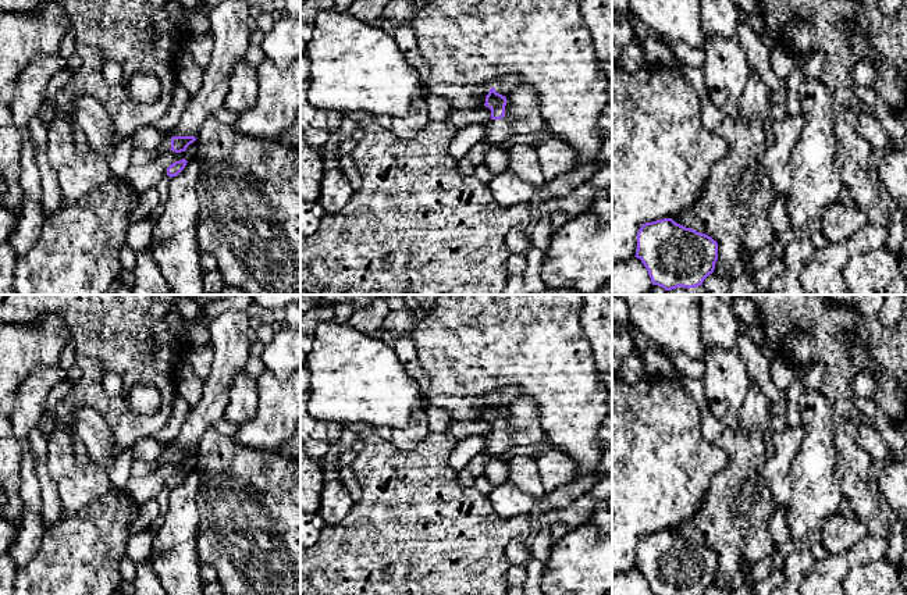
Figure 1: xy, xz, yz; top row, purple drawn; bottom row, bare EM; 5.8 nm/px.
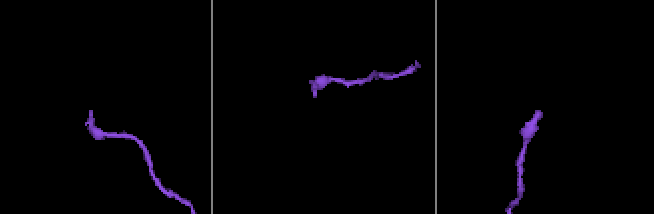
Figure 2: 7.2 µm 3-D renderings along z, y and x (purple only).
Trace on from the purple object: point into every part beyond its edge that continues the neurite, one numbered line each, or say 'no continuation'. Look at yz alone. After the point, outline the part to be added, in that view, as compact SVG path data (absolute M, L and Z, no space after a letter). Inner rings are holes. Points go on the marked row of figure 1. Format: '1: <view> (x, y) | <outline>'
no continuation

